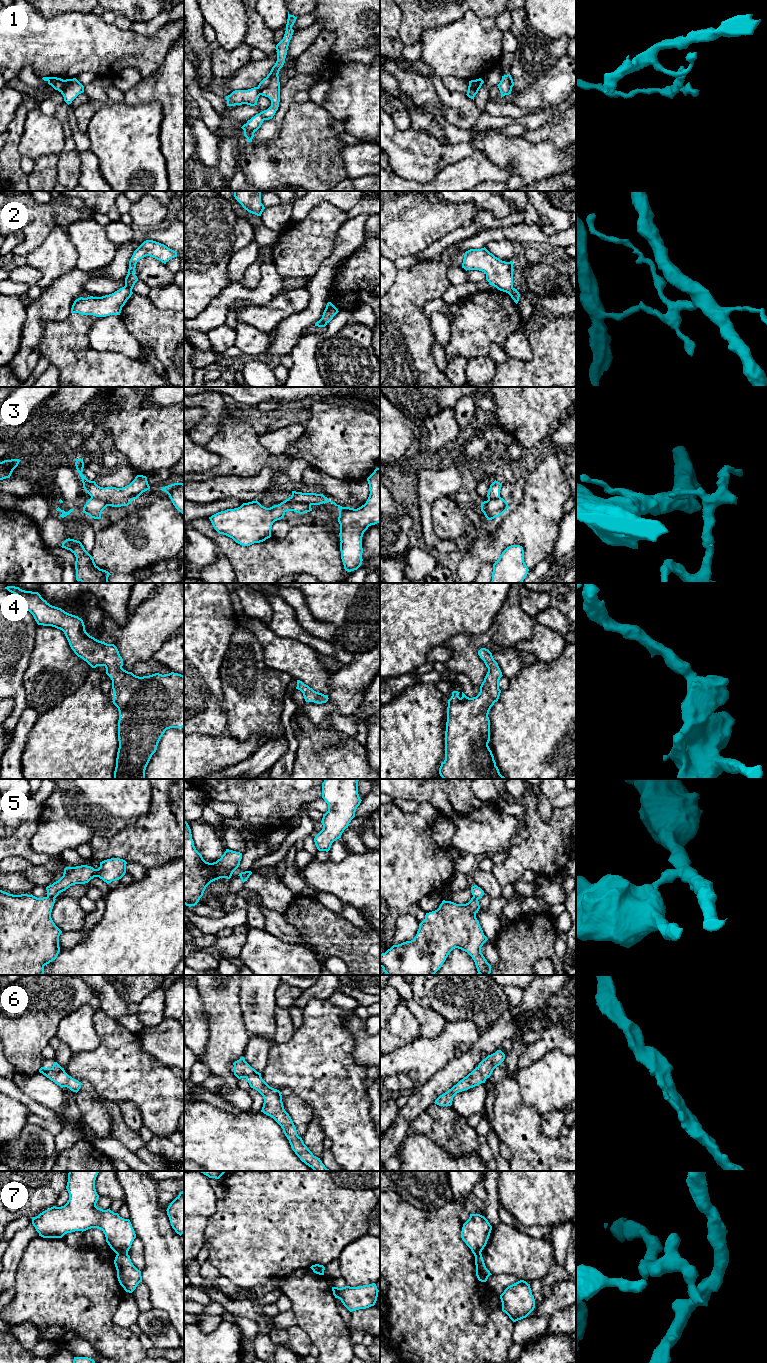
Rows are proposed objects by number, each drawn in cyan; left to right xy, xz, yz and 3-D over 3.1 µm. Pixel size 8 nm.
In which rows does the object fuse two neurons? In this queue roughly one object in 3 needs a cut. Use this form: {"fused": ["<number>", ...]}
{"fused": ["1", "2", "3", "5", "7"]}

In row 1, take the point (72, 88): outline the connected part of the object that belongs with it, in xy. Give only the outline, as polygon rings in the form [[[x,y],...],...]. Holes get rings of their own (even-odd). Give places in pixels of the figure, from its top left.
[[[76,78],[66,79],[60,92],[64,101],[69,105],[79,94],[84,92],[84,86]]]

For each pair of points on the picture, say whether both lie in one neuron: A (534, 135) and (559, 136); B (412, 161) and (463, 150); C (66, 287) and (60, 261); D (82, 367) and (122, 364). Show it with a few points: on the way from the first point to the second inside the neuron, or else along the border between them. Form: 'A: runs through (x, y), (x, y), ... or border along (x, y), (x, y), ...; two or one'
A: runs through (540, 135), (553, 135); one
B: runs through (425, 158), (436, 156), (440, 152), (450, 152); one
C: border along (75, 267), (58, 277), (46, 288); two
D: runs through (92, 371), (112, 370); one

